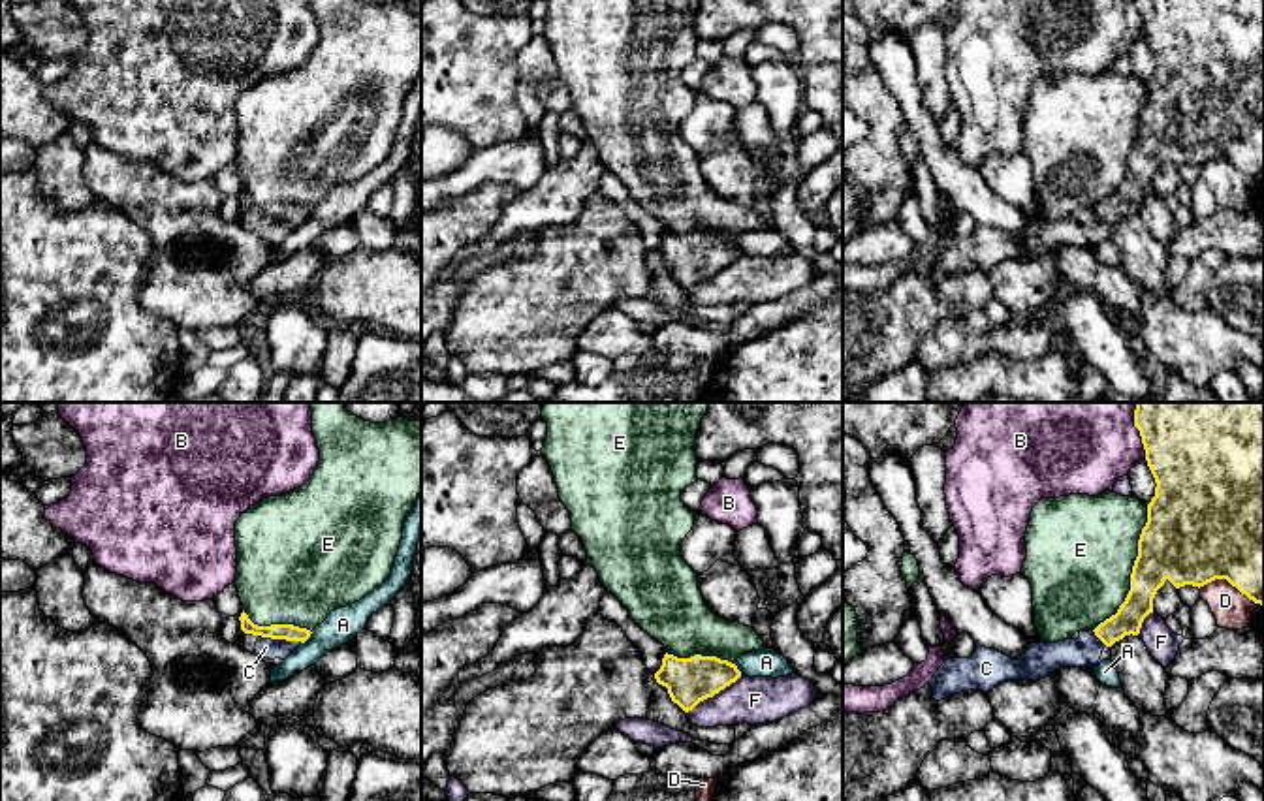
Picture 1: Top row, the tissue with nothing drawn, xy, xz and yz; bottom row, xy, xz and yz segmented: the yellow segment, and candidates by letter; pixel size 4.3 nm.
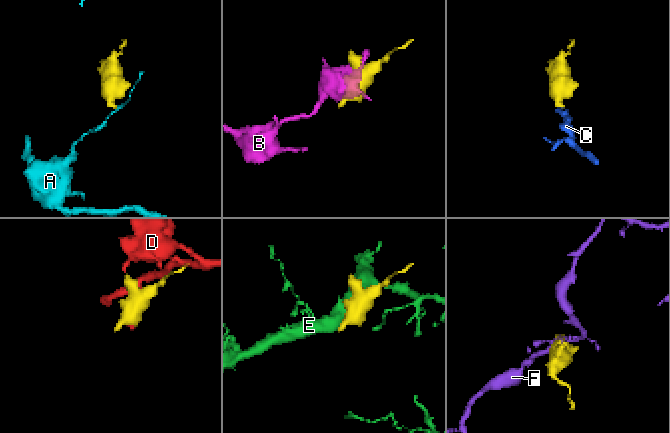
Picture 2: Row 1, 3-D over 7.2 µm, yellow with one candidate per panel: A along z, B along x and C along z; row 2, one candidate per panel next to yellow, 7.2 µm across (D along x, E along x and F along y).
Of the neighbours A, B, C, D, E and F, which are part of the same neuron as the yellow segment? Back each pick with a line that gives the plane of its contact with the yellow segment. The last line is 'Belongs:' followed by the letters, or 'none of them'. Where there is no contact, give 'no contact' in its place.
C: contact in xy
Belongs: C

